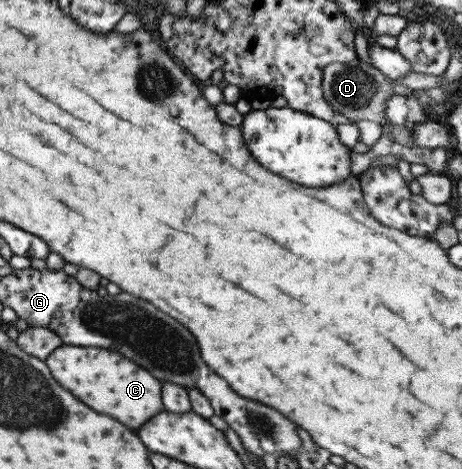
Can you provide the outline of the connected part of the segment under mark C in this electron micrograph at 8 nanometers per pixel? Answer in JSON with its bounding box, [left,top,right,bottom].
[46,344,164,429]

